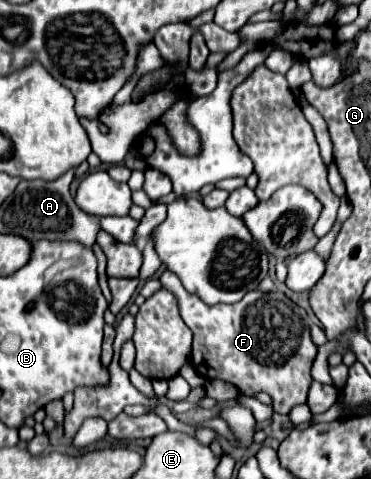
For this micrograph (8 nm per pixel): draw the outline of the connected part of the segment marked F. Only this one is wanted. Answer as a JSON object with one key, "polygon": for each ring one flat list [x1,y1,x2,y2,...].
{"polygon":[[165,270,159,280,179,300,181,318,193,332,191,364,195,366,195,370,203,378,231,382,245,396,253,396,255,392,267,392,273,398,275,412,279,412,279,414,289,414,293,406,299,406,299,404,307,402,307,392,309,392,309,386,313,382,311,364,315,360,317,346,313,344,313,340,309,336,309,318,307,318,307,312,301,306,297,306,293,300,289,300,279,290,269,292,269,294,265,294,261,290,253,290,237,304,207,306,205,302,201,302,199,296,189,294,183,288,183,284,179,282,179,278,175,274,171,274,169,270]]}

